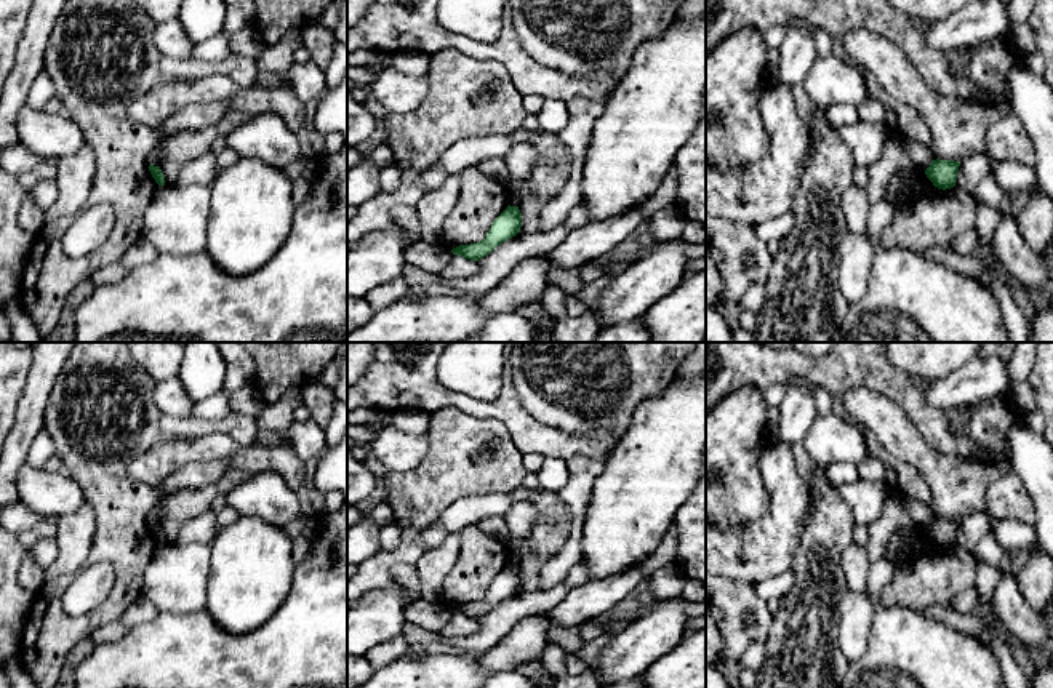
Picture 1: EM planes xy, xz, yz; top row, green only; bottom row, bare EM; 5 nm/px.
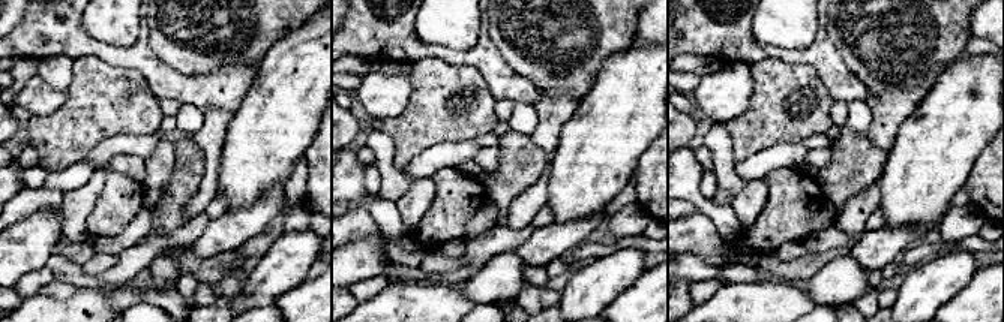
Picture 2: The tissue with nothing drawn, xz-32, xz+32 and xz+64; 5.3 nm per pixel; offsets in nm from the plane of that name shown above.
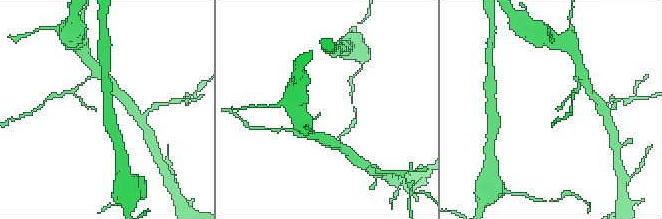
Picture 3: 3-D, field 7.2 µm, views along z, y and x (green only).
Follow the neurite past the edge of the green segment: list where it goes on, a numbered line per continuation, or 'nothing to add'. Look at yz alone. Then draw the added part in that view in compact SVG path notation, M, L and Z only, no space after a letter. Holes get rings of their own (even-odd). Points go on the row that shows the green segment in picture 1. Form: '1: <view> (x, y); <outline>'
nothing to add

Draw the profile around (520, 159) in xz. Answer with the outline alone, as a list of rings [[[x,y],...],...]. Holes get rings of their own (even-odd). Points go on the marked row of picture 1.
[[[530,141],[514,144],[512,149],[504,155],[504,163],[509,171],[506,186],[510,195],[510,206],[518,206],[518,187],[530,176],[535,158],[536,150]]]

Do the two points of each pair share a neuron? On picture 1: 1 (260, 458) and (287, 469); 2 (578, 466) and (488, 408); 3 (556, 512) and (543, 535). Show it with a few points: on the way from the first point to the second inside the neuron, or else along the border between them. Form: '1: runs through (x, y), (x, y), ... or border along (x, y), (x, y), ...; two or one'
1: runs through (266, 458), (276, 458), (280, 463); one
2: border along (605, 460), (572, 456), (567, 461); two
3: runs through (552, 517), (552, 525), (548, 530); one

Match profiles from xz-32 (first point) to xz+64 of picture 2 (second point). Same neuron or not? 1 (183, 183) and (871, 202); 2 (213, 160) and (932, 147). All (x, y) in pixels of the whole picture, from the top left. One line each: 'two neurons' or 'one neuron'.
1: two neurons
2: two neurons

